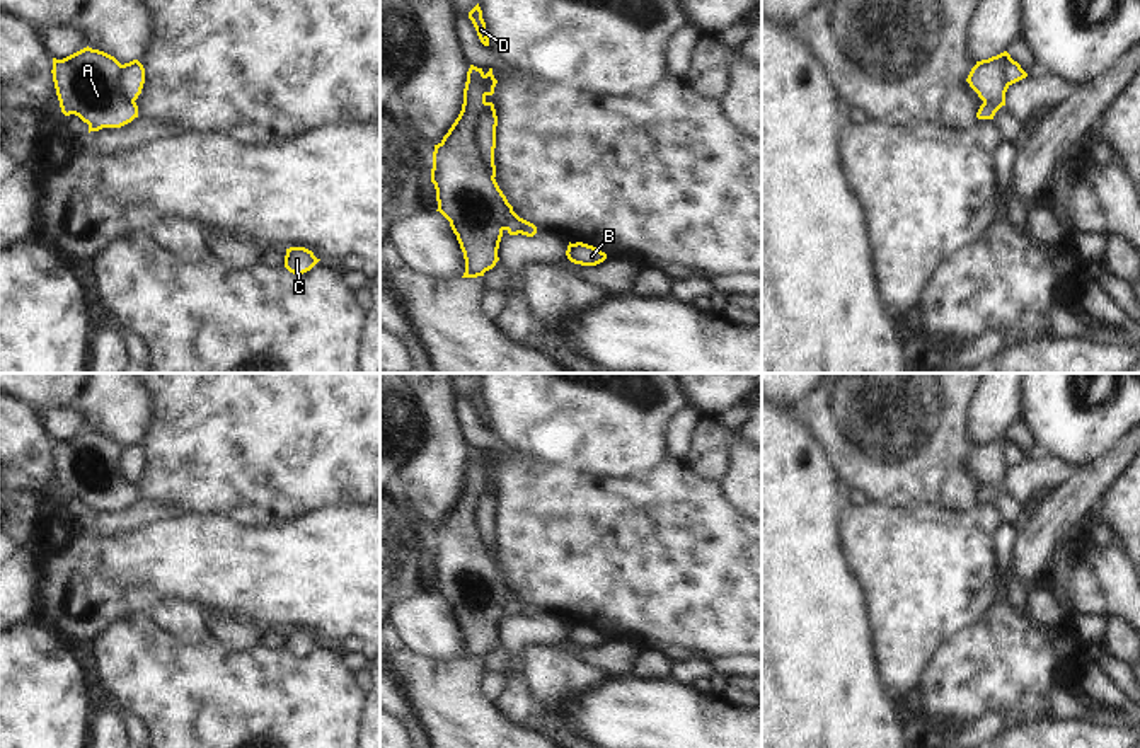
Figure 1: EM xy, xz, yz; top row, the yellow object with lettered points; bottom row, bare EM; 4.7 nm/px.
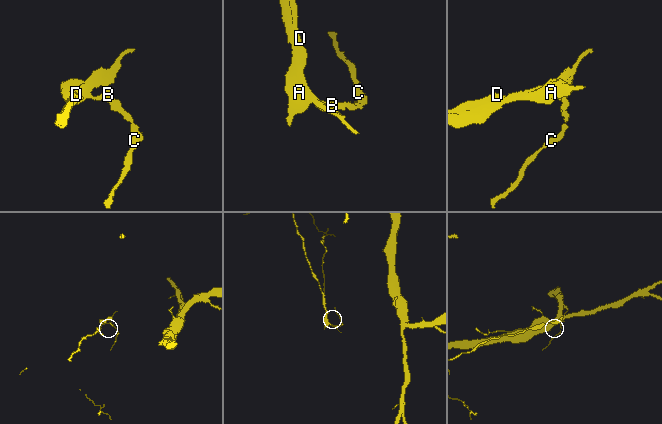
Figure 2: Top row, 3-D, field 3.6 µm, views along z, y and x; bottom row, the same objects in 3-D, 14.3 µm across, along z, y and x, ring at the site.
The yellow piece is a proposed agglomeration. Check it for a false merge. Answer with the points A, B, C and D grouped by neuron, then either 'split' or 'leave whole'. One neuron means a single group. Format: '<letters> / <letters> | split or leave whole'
A B C / D | split

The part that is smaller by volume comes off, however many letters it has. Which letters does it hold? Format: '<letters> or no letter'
D

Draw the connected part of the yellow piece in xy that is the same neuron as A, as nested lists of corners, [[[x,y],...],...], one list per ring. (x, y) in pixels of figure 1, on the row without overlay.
[[[83,429],[63,441],[53,440],[53,463],[65,498],[75,496],[89,506],[90,513],[102,509],[121,509],[138,499],[136,484],[128,482],[118,467],[121,445],[99,431]]]

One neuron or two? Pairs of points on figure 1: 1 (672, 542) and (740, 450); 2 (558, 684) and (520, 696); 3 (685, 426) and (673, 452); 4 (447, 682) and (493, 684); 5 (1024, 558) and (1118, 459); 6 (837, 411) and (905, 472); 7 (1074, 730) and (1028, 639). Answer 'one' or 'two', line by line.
1: two
2: two
3: one
4: two
5: one
6: one
7: two

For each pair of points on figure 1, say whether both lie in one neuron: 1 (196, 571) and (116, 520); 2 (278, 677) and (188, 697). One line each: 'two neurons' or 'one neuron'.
1: two neurons
2: one neuron

